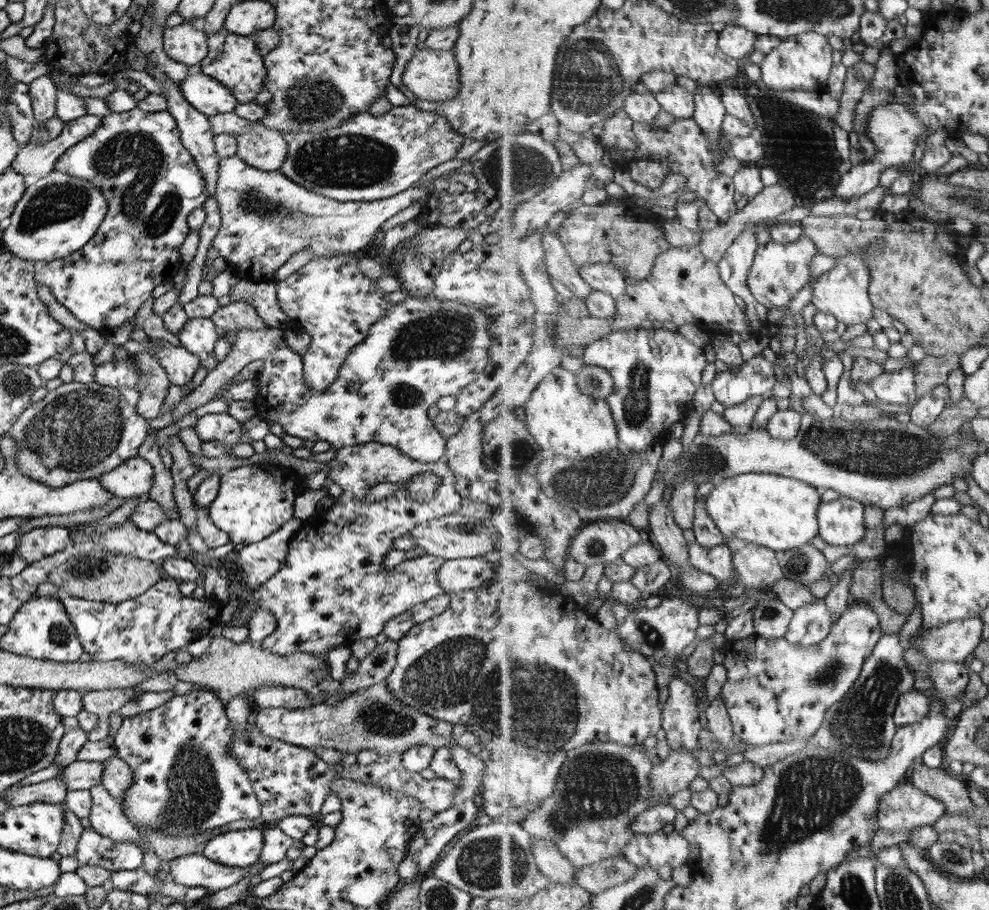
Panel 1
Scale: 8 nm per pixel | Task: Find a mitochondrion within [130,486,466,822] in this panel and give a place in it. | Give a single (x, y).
(382, 718)

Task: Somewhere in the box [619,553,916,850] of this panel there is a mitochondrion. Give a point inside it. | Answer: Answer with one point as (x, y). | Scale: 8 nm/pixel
(859, 725)

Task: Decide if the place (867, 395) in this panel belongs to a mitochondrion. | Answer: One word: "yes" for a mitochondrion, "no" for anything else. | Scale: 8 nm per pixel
no

